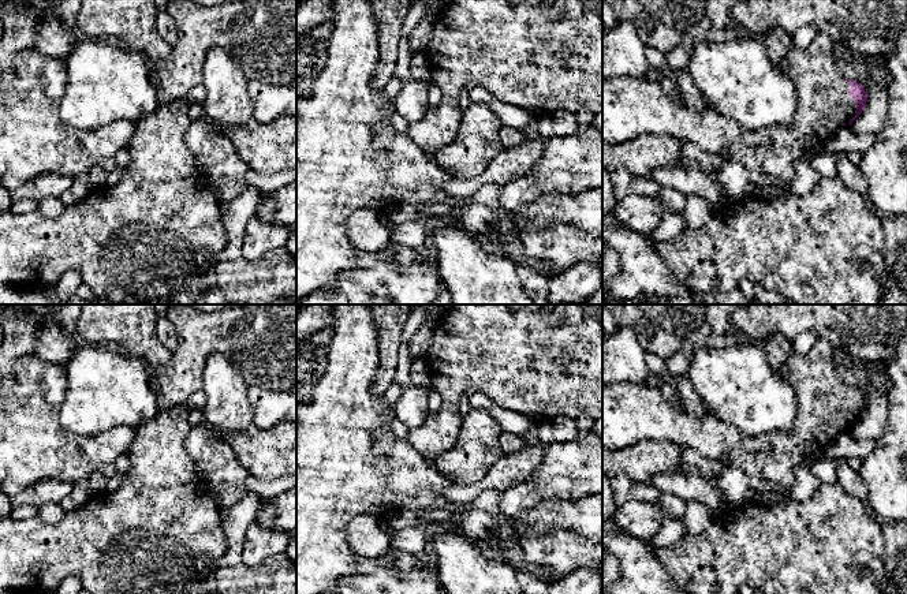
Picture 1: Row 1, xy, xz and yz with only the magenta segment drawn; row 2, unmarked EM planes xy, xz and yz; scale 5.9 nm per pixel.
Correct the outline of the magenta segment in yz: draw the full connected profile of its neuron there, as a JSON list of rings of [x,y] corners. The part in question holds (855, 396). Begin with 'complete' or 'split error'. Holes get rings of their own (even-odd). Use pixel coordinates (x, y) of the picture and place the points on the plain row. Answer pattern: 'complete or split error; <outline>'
split error; [[[817,339],[803,355],[794,352],[787,366],[776,370],[776,374],[785,380],[796,395],[796,421],[788,433],[773,430],[744,436],[735,426],[709,414],[702,418],[690,414],[665,399],[658,385],[620,382],[602,388],[602,448],[619,451],[642,440],[654,440],[690,447],[709,459],[720,459],[725,453],[732,466],[746,475],[790,487],[795,481],[794,468],[811,459],[840,432],[851,432],[862,419],[867,400],[861,389],[841,380],[835,363],[835,348],[825,339]]]

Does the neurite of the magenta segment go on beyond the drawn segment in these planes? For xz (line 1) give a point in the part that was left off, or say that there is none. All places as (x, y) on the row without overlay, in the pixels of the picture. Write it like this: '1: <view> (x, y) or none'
1: none

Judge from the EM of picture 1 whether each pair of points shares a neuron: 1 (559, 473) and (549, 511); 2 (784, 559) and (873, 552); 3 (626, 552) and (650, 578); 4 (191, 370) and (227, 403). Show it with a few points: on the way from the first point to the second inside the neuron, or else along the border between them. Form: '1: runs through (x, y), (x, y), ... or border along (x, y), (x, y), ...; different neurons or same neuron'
1: border along (583, 497), (544, 501), (522, 514); different neurons
2: runs through (806, 553), (851, 552); same neuron
3: runs through (633, 559), (644, 571); same neuron
4: border along (220, 354), (211, 354), (206, 358), (201, 388); different neurons

